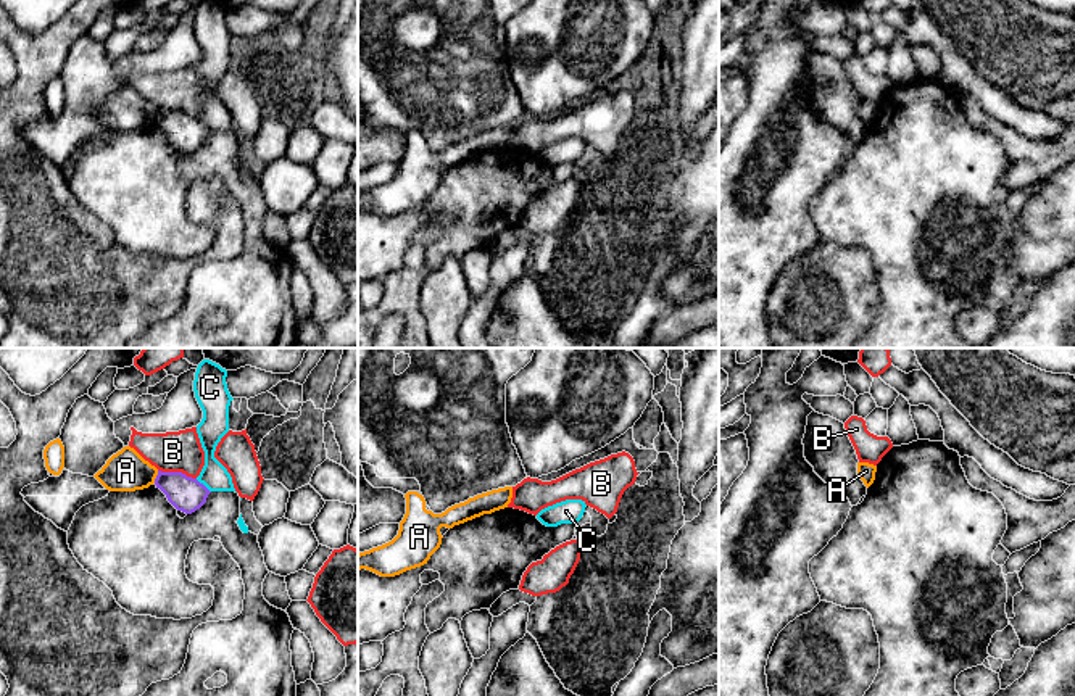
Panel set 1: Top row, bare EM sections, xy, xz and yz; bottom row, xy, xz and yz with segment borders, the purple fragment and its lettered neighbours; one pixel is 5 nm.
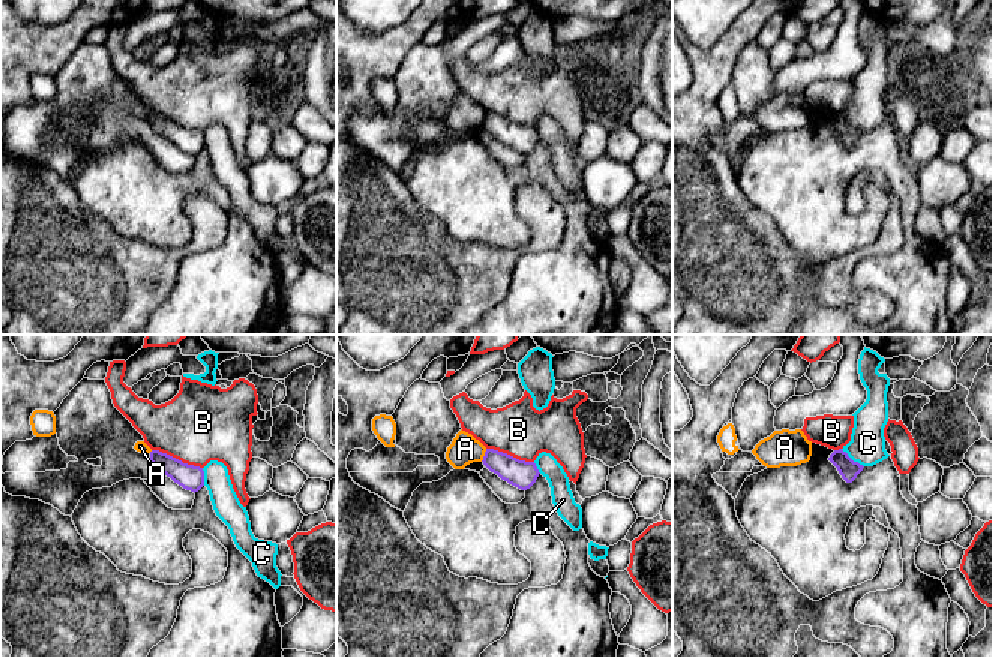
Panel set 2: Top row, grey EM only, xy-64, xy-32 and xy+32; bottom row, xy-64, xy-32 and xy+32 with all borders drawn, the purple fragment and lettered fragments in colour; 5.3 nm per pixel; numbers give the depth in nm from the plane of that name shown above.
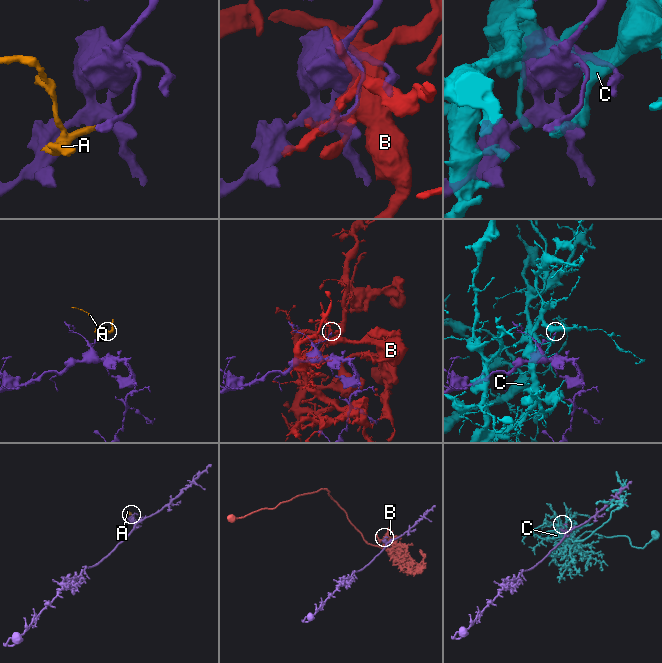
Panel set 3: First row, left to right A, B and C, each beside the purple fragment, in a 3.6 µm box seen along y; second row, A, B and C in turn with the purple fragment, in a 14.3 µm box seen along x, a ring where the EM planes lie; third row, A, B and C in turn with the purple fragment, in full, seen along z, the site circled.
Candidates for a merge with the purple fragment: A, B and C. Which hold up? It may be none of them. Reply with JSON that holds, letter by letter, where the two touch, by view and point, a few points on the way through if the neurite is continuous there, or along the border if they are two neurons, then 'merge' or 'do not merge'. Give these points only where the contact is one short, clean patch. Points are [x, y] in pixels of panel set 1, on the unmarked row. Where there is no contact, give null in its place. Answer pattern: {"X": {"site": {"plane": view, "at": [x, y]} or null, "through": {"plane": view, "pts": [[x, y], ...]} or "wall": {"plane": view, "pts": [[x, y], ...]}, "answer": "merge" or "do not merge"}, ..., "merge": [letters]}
{"A": {"site": {"plane": "xy", "at": [157, 116]}, "wall": {"plane": "xy", "pts": [[158, 110], [153, 121]]}, "answer": "do not merge"}, "B": {"site": {"plane": "xy", "at": [178, 111]}, "answer": "do not merge"}, "C": {"site": {"plane": "xy", "at": [203, 124]}, "answer": "do not merge"}, "merge": []}

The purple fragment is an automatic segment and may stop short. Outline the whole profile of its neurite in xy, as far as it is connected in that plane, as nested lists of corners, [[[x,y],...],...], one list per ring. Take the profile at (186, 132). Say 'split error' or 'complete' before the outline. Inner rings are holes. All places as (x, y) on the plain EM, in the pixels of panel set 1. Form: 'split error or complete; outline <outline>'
complete; outline [[[161,111],[155,118],[156,127],[160,127],[168,140],[185,153],[192,153],[200,148],[208,134],[211,132],[203,122],[197,118],[187,116],[182,111]]]

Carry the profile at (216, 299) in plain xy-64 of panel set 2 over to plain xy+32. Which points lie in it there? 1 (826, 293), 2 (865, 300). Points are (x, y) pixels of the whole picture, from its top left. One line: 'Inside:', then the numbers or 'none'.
Inside: none

